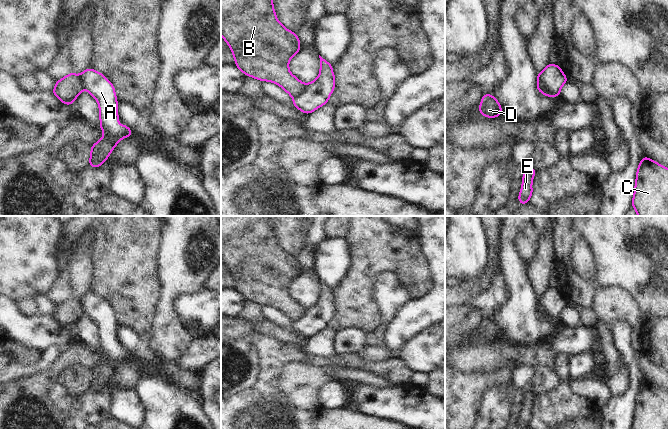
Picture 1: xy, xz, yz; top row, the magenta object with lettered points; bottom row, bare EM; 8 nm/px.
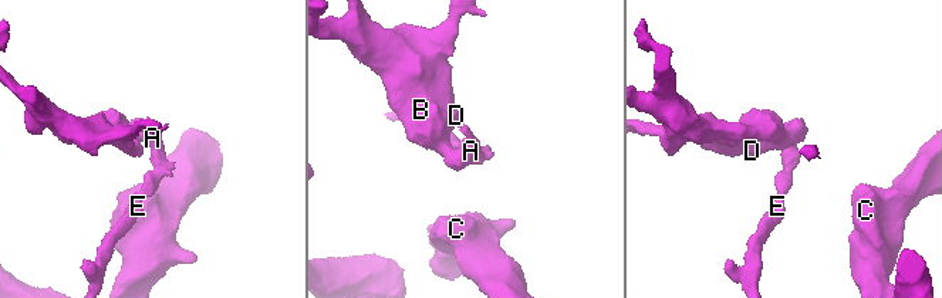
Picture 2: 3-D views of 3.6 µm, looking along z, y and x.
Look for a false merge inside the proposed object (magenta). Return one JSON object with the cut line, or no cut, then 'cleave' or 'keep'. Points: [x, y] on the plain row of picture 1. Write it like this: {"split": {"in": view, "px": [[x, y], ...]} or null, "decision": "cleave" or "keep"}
{"split": {"in": "xy", "px": [[104, 359], [121, 362]]}, "decision": "cleave"}

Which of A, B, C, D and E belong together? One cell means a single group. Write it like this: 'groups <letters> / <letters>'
groups A / B C D E

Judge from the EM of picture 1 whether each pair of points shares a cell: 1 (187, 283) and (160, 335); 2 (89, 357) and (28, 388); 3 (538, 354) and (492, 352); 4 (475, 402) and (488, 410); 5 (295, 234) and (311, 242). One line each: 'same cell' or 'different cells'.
1: same cell
2: same cell
3: same cell
4: different cells
5: different cells

